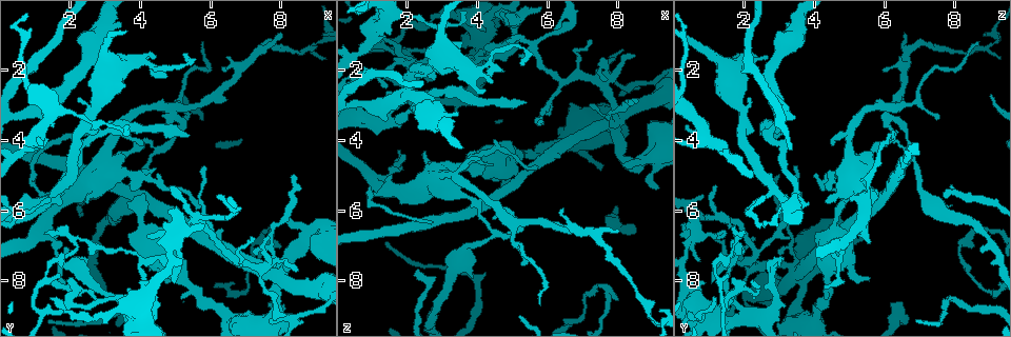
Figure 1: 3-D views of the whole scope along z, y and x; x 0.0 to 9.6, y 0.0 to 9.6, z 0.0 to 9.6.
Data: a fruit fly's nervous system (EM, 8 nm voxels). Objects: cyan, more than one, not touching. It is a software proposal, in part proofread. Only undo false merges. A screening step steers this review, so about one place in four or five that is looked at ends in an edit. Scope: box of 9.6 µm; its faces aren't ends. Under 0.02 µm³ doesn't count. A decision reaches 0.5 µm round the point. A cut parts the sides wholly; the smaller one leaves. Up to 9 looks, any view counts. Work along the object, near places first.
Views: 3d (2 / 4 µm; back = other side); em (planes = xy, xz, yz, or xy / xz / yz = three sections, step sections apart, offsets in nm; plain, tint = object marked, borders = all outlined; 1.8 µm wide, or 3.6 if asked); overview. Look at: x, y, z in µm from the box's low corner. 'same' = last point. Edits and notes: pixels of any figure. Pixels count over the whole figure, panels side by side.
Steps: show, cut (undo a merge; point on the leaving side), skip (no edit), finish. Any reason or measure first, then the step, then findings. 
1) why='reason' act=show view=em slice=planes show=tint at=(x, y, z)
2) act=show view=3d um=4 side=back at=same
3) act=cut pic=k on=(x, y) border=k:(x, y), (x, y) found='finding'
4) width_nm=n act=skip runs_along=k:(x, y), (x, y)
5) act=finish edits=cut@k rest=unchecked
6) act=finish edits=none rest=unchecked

why='three-way junction' act=show view=em slice=planes show=tint at=(1.40, 5.70, 3.30)

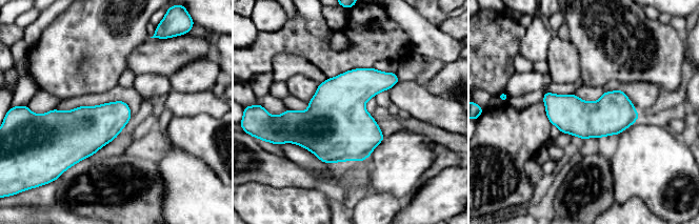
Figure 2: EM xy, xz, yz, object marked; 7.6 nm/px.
act=skip found='continuous, no second cell'

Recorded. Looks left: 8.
why='abrupt turn' act=show view=3d um=4 at=(2.30, 7.65, 2.75)

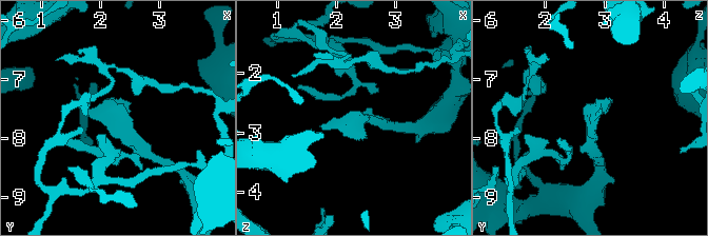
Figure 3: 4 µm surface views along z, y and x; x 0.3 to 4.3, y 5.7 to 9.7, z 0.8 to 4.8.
why='shape alone is not enough' act=show view=em slice=planes show=tint at=(2.25, 7.70, 2.75)

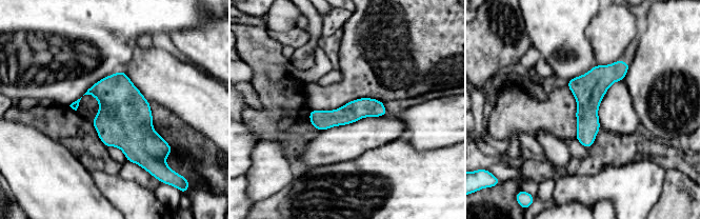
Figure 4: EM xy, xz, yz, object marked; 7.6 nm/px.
act=skip runs_along=4:(625, 65), (588, 97), (586, 144) found='continuous, no second cell'

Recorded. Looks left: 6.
why='closes a loop' act=show view=em slice=planes show=tint at=(1.30, 7.70, 1.15)

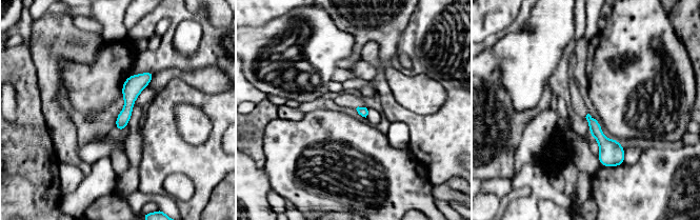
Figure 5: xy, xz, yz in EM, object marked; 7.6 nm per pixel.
act=skip runs_along=5:(150, 74), (130, 94), (119, 127) found='all the same cell'

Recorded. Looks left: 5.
why='calibre changes' act=show view=em slice=planes show=tint at=(7.90, 7.90, 3.55)

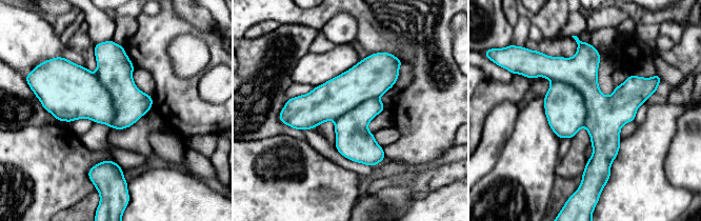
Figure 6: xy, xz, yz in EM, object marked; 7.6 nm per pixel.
width_nm=420 act=cut pic=6 on=(565, 109) part_leaving=6:(396, 66), (314, 108), (287, 115) found='two cells meet here'

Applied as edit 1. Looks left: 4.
act=finish edits=cut@6 rest=unchecked

